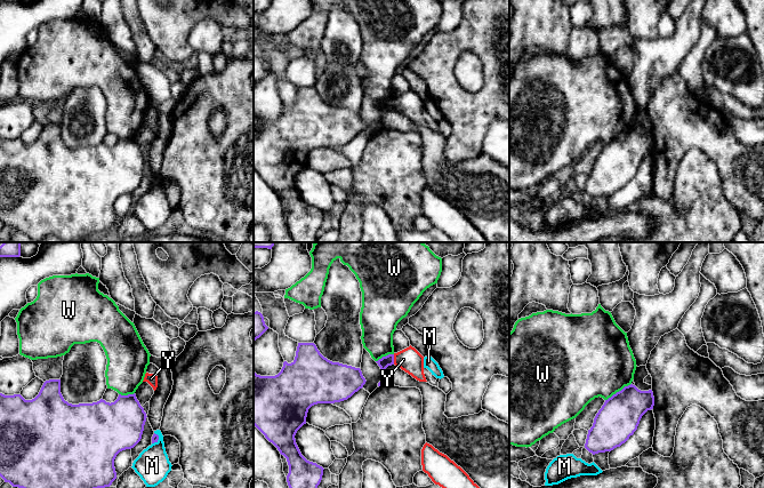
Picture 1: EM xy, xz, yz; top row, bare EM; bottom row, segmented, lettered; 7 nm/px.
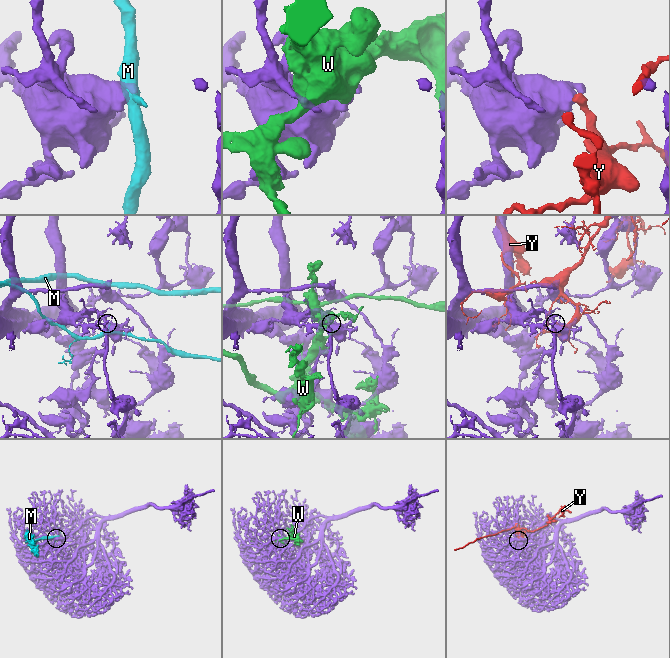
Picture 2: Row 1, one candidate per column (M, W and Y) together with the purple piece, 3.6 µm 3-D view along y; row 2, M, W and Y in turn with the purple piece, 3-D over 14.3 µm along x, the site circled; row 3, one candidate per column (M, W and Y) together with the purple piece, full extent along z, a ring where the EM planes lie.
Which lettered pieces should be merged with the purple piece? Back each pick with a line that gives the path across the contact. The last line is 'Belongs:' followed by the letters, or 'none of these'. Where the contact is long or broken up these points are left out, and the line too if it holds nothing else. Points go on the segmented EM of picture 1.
Belongs: none of these

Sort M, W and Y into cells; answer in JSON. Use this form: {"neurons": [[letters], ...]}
{"neurons": [["M"], ["W"], ["Y"]]}

